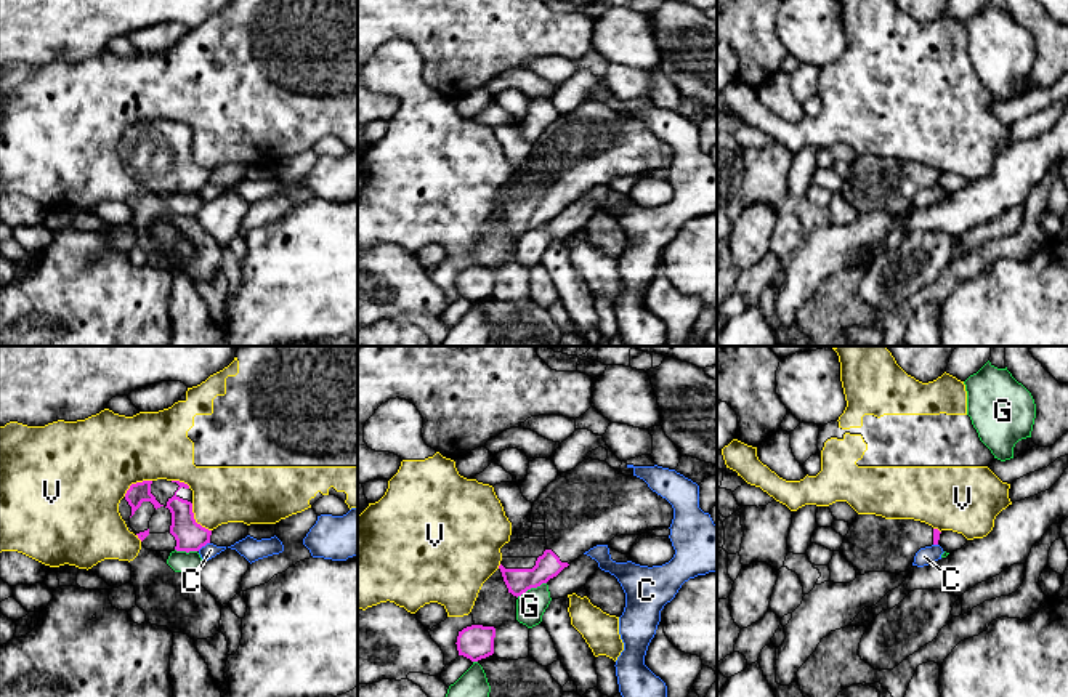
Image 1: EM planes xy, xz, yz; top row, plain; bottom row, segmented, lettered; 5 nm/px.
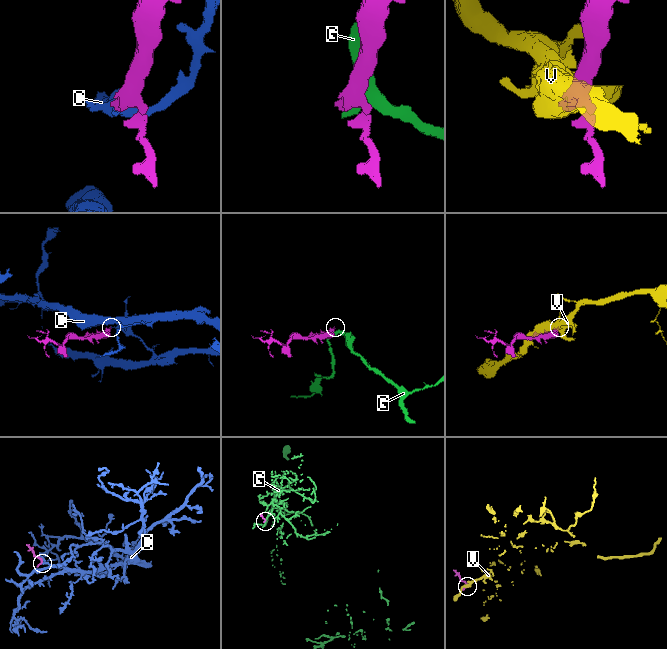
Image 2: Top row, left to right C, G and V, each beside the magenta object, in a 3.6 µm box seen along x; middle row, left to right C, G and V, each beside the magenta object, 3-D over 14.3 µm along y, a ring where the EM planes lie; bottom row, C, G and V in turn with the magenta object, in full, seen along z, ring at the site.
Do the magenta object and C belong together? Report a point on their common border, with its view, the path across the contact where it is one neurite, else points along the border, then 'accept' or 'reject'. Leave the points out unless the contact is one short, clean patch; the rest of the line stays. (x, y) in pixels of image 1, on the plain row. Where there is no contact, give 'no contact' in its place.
meets magenta in xy at (202, 186); border along xy (209, 183), (198, 191); reject

